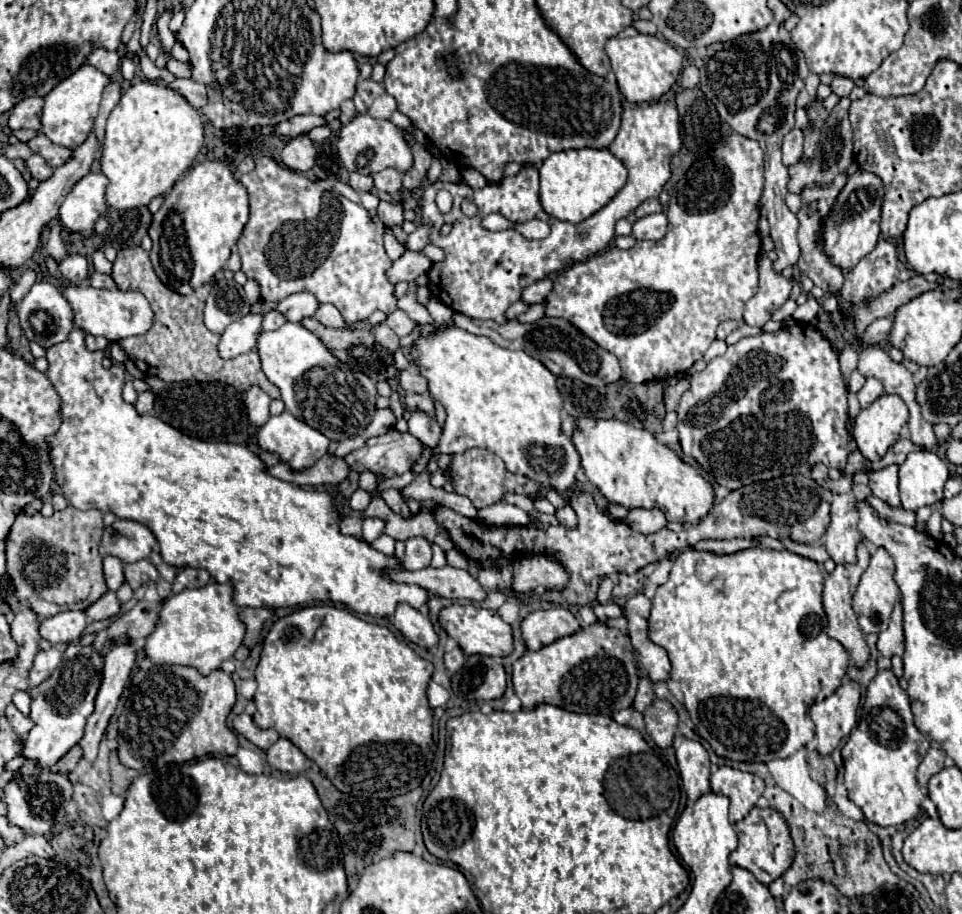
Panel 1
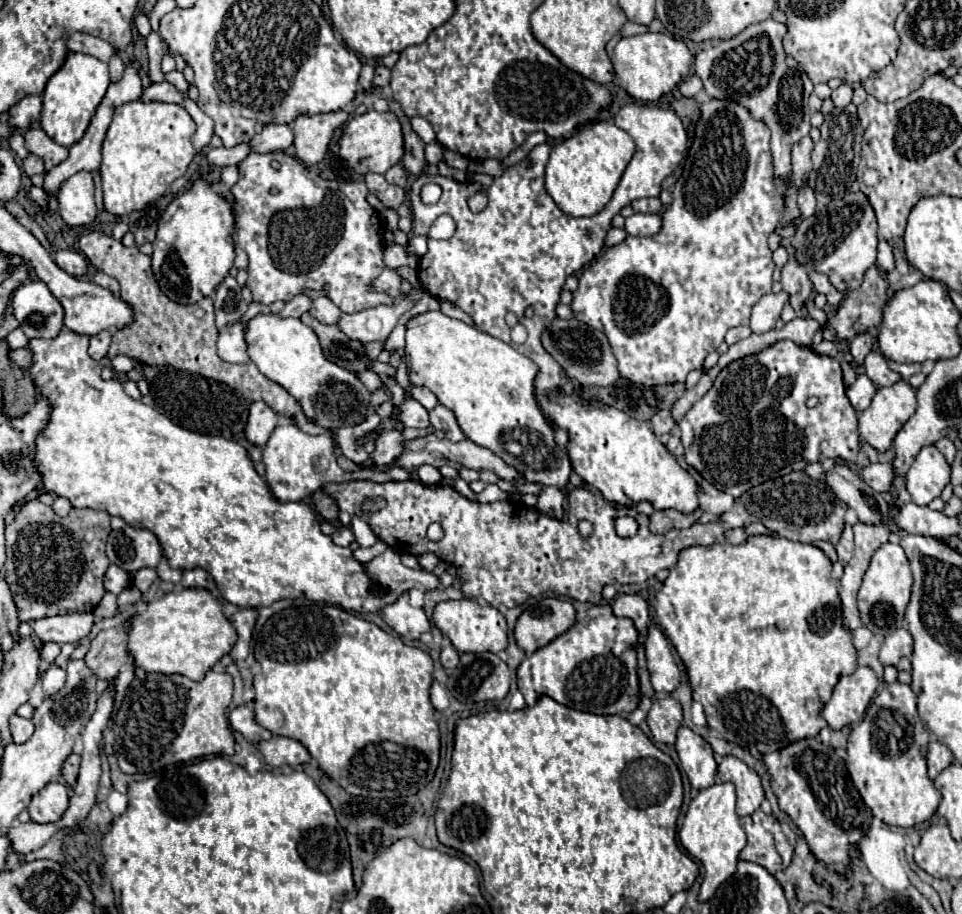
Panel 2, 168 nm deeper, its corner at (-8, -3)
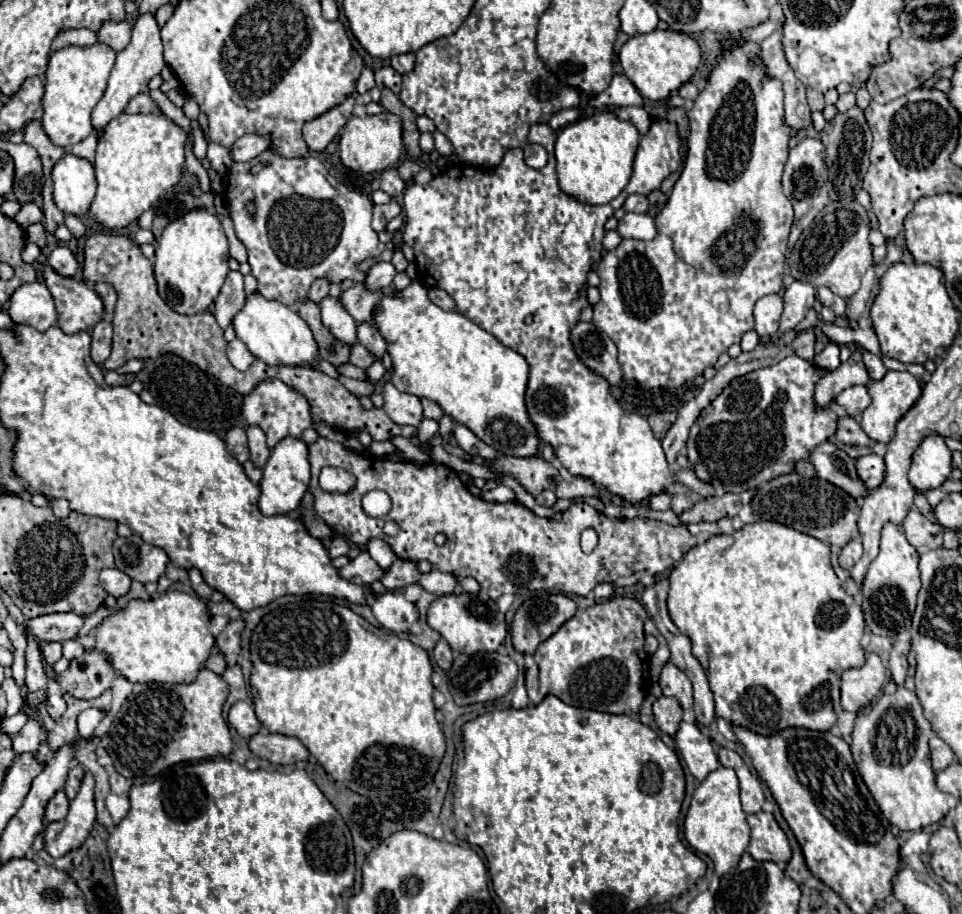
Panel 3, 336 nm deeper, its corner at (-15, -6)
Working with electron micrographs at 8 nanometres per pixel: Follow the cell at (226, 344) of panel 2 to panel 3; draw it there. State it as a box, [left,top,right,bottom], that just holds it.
[226,338,254,371]

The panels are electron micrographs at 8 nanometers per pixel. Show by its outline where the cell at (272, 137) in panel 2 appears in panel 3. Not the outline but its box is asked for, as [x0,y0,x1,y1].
[232,134,272,162]

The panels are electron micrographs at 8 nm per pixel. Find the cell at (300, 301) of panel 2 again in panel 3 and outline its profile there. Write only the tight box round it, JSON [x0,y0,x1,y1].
[308,278,330,304]

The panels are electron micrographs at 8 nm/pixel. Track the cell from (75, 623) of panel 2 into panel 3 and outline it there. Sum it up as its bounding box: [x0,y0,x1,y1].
[28,612,84,642]

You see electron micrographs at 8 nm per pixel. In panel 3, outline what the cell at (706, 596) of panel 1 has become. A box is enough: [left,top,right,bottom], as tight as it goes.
[668,522,866,736]

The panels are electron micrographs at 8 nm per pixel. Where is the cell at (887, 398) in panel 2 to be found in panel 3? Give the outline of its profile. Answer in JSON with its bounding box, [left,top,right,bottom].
[860,370,922,444]

